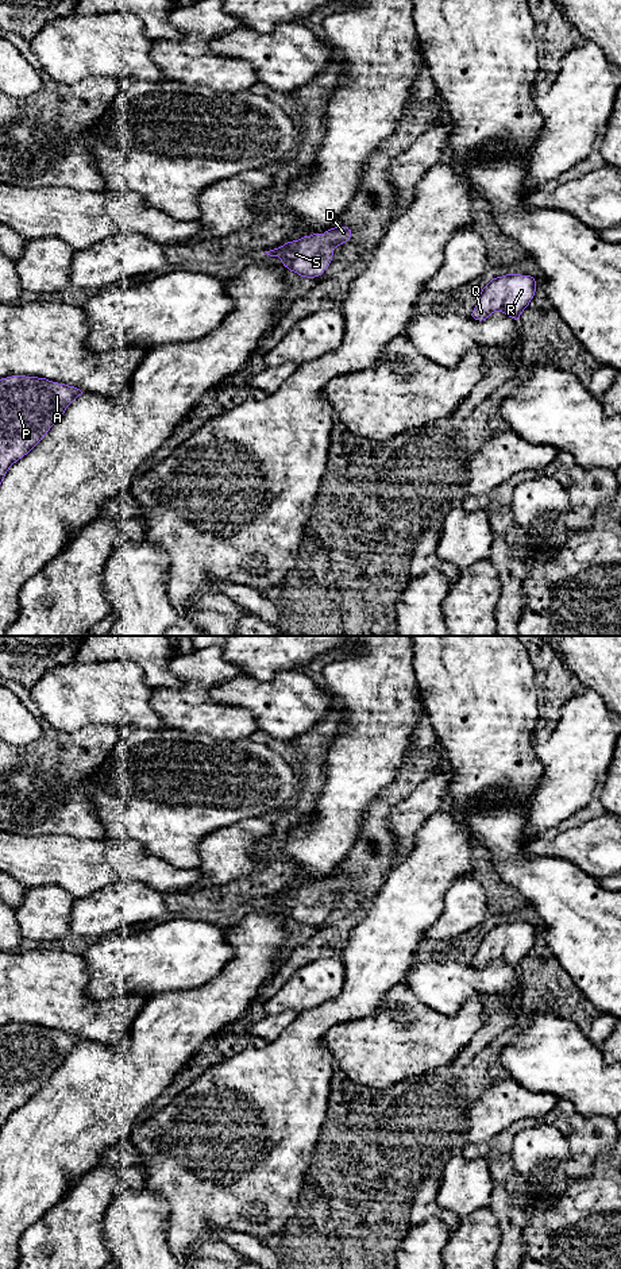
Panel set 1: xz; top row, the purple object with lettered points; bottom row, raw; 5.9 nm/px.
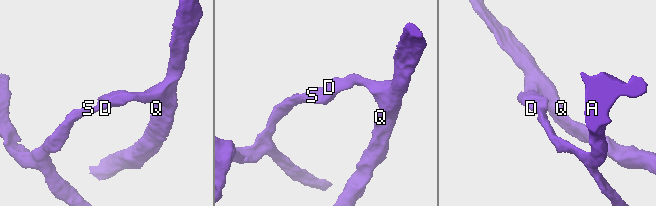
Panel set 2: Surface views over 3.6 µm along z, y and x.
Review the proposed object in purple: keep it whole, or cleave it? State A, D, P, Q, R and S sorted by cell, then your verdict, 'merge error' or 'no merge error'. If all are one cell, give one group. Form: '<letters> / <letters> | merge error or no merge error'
A D P Q R S | no merge error

